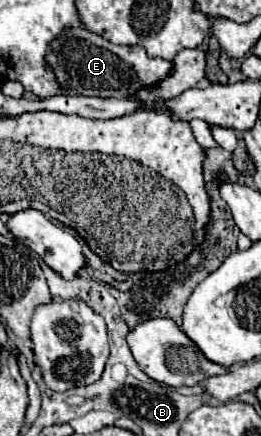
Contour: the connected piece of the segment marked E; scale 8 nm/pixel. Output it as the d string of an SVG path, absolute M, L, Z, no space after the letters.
M84 26L60 32L60 38L56 38L48 50L48 64L54 70L56 82L60 82L64 90L98 98L128 98L142 86L166 78L172 68L168 60L150 58L142 46L116 46Z

